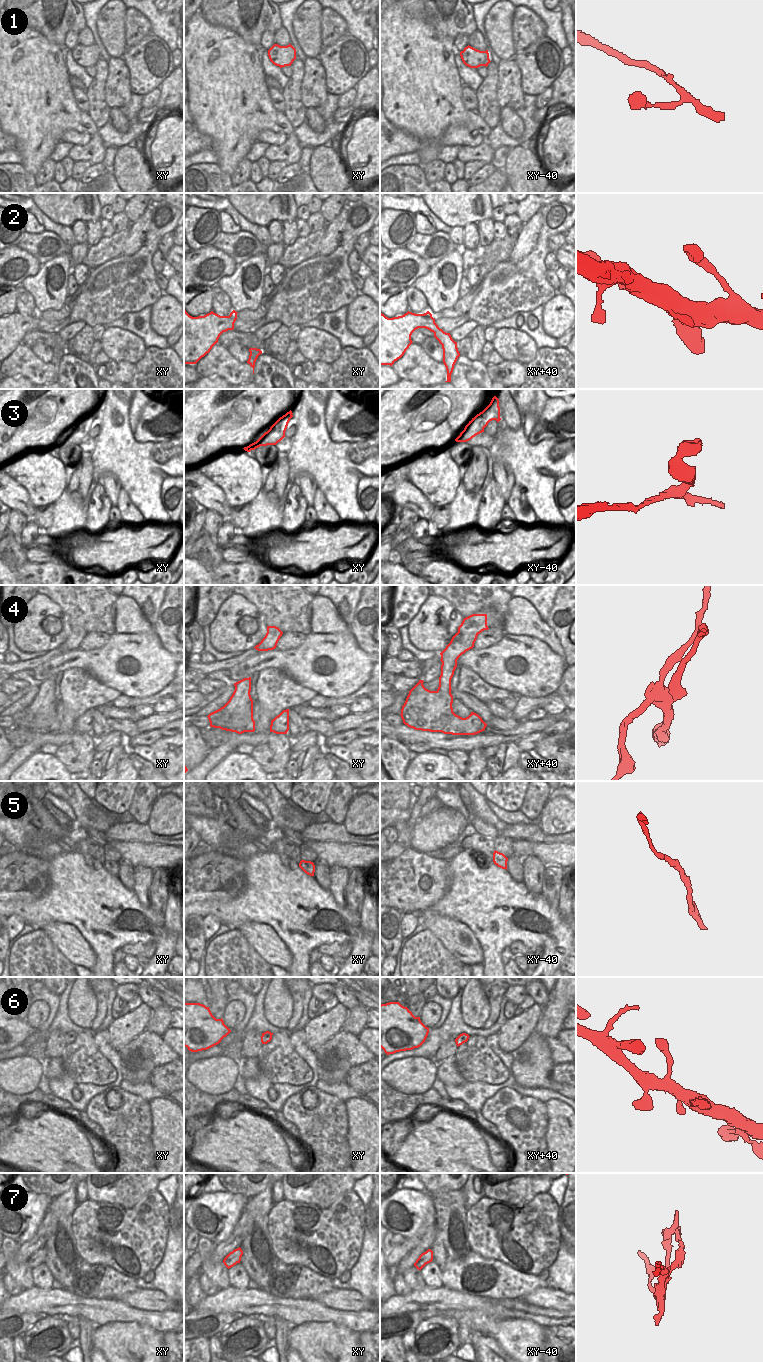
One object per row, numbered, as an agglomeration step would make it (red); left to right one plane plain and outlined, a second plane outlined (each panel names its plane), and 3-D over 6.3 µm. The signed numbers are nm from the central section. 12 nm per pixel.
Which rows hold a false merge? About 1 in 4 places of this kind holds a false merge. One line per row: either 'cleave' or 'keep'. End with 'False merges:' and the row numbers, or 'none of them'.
1: keep
2: keep
3: keep
4: cleave
5: keep
6: keep
7: cleave
False merges: 4, 7

